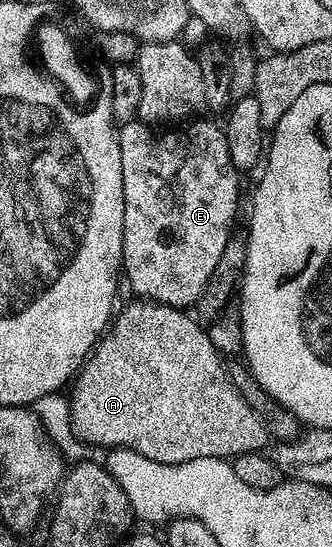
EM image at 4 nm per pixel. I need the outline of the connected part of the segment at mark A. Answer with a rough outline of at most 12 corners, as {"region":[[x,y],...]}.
{"region":[[187,310],[115,312],[81,444],[228,461],[266,429]]}

